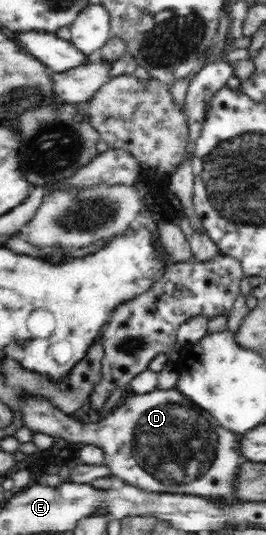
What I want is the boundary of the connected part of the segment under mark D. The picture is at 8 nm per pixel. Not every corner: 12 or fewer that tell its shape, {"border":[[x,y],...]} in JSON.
{"border":[[176,387],[82,423],[30,396],[24,426],[103,450],[120,484],[235,496],[240,436]]}

